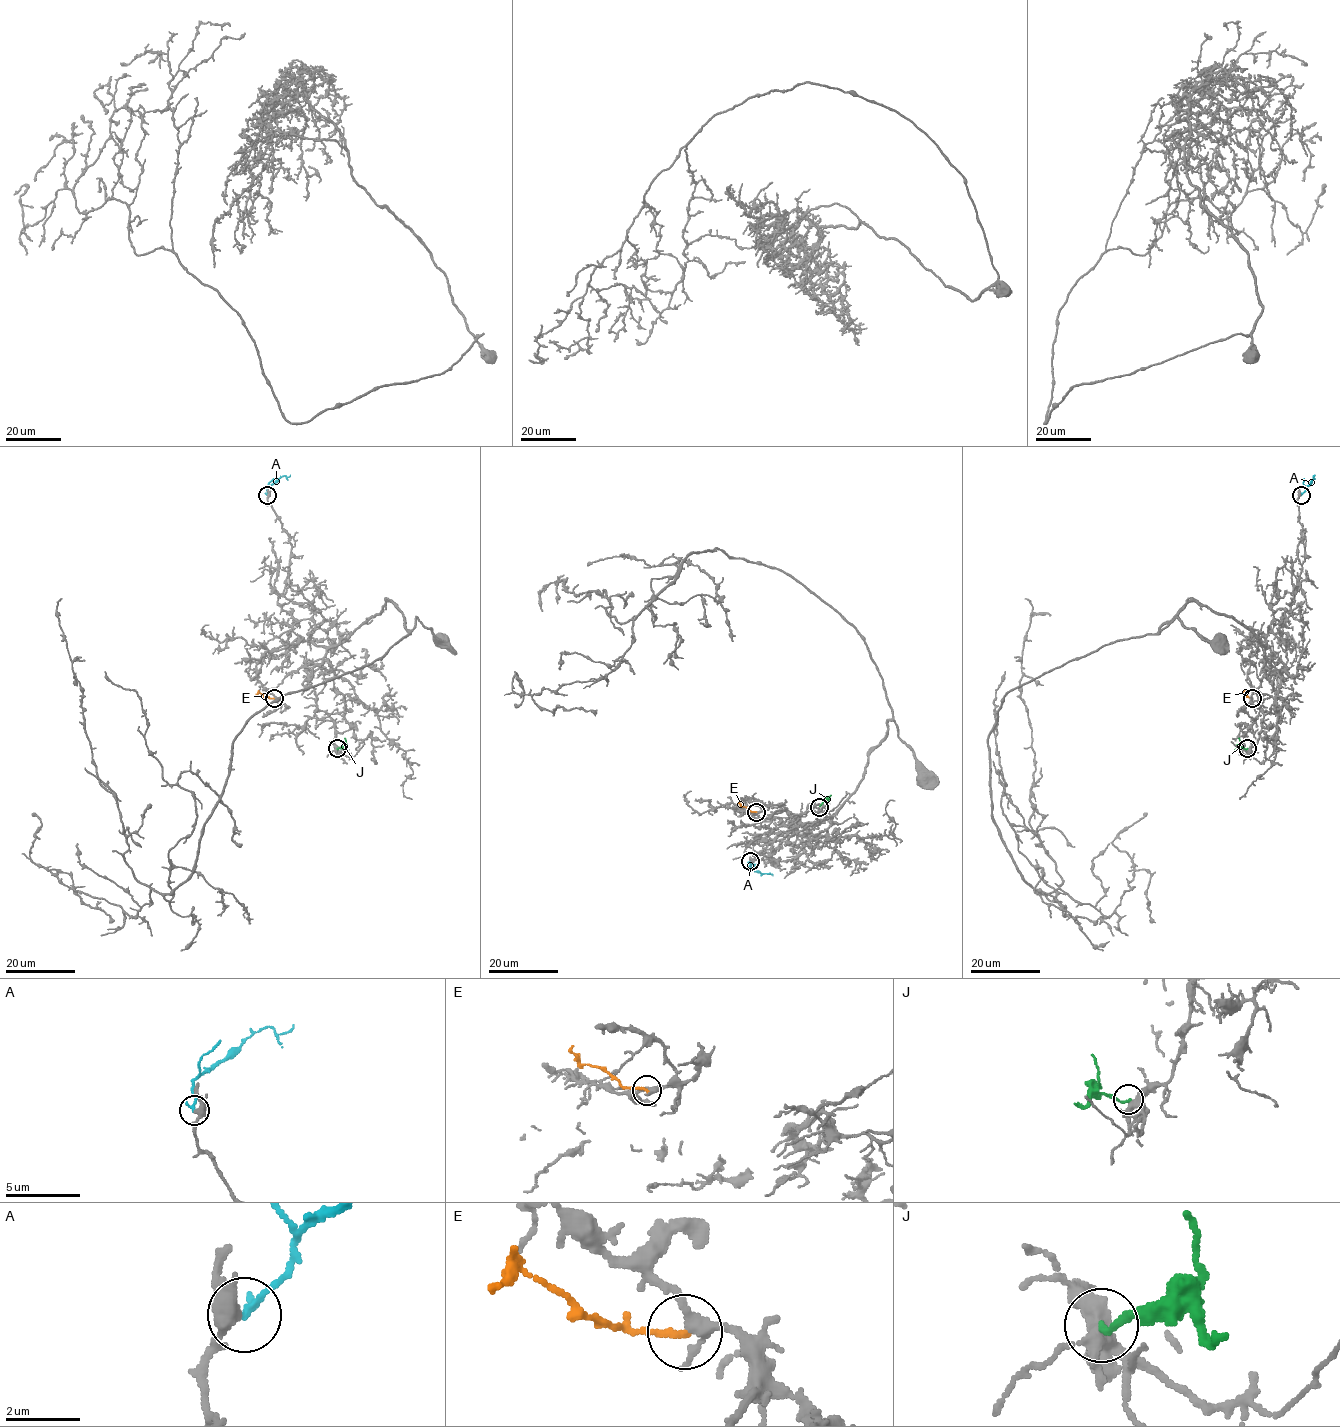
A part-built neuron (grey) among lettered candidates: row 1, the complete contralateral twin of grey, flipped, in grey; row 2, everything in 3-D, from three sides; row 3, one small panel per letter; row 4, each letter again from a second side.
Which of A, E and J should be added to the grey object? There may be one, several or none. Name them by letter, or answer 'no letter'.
A

